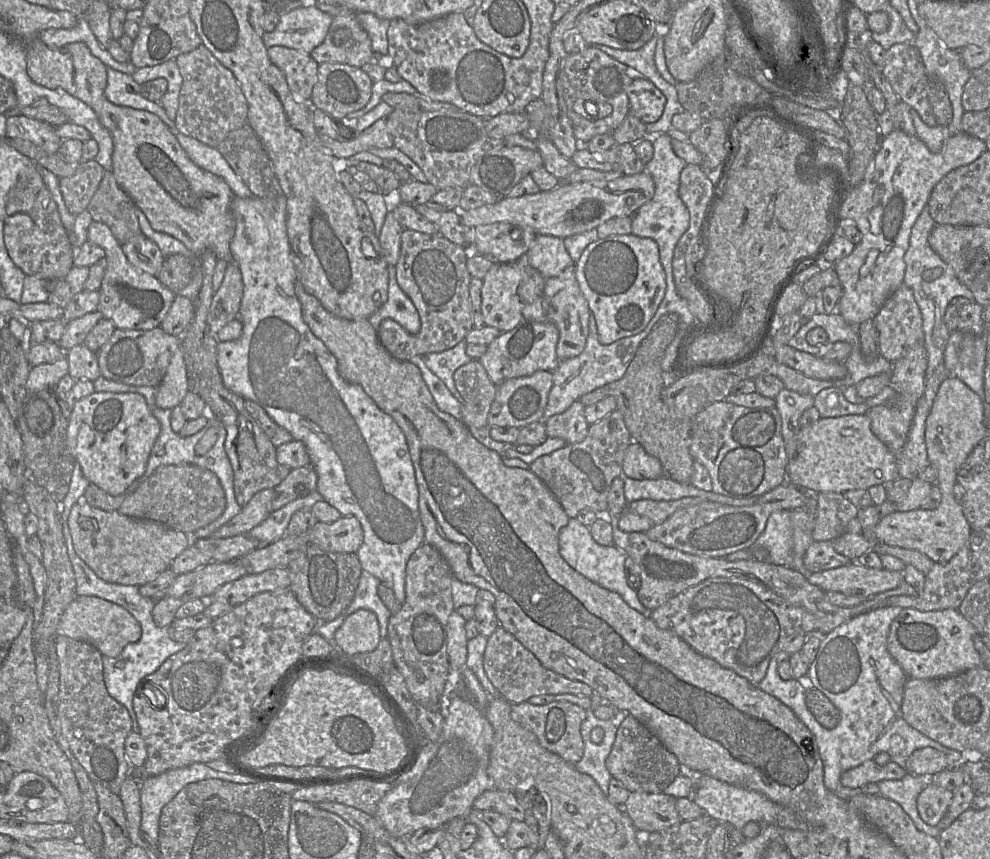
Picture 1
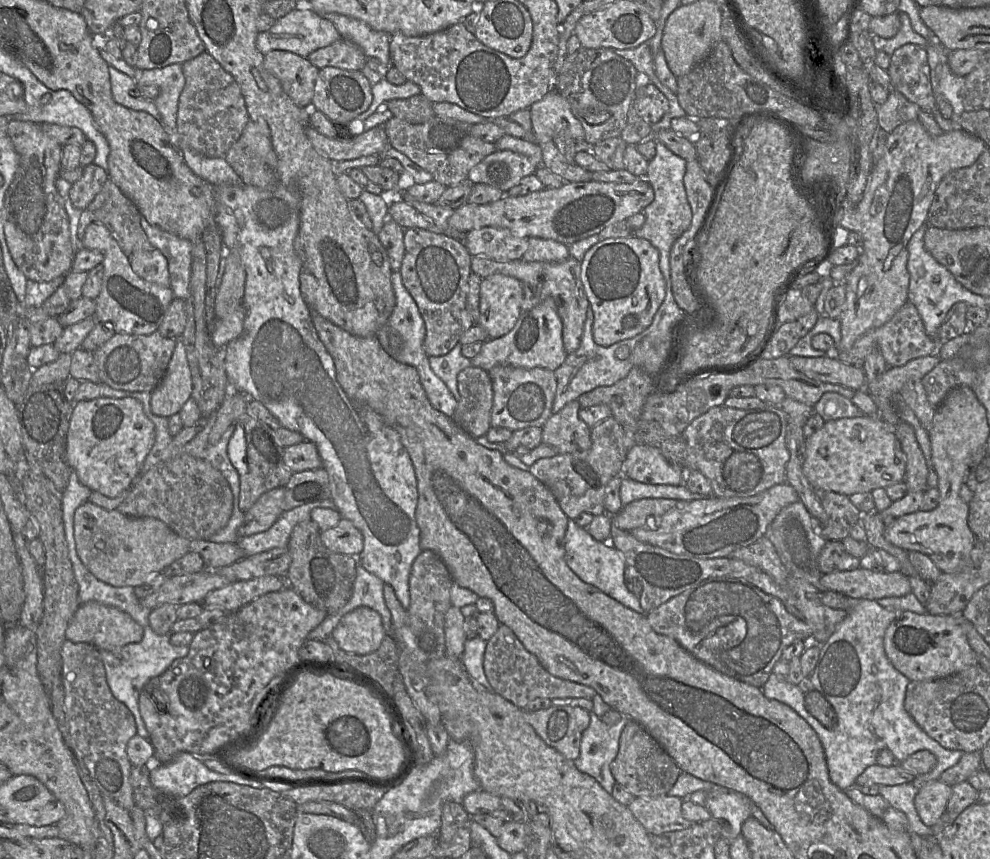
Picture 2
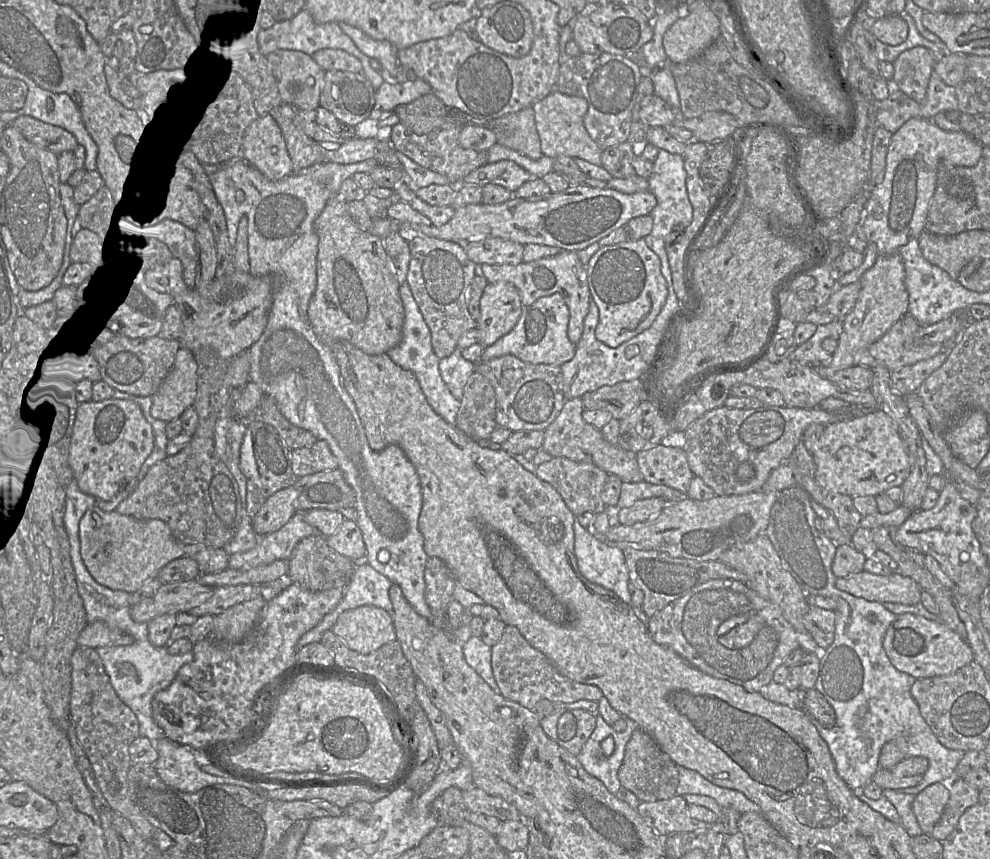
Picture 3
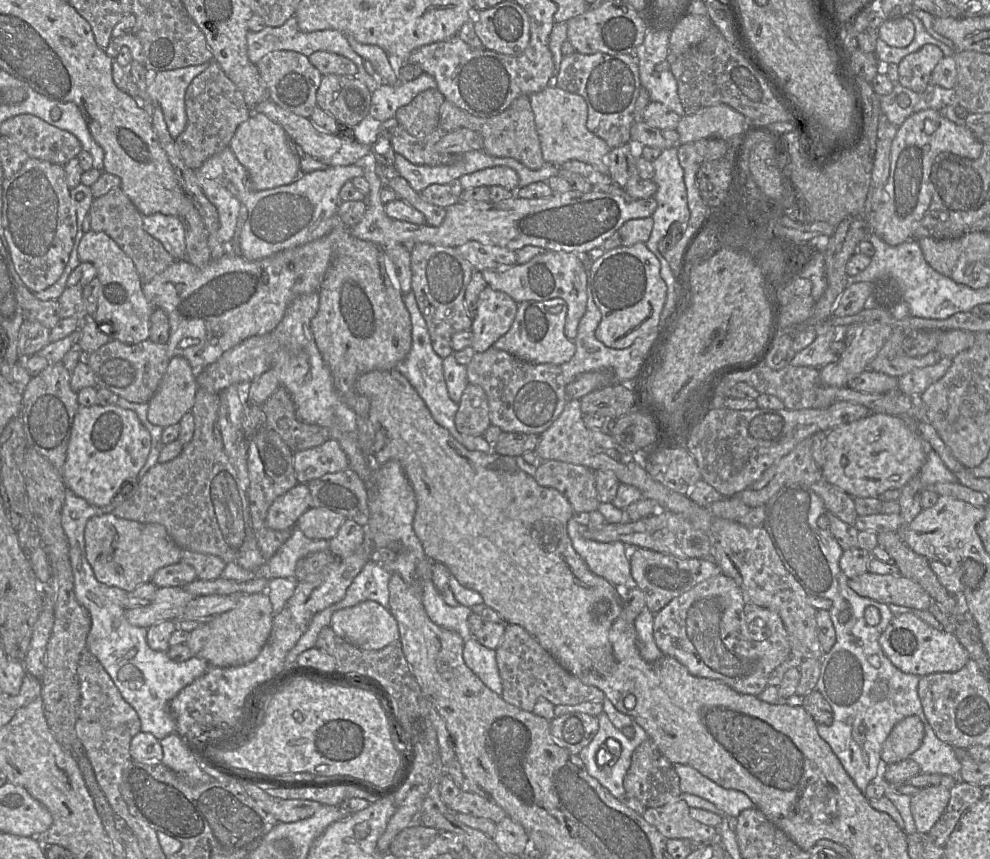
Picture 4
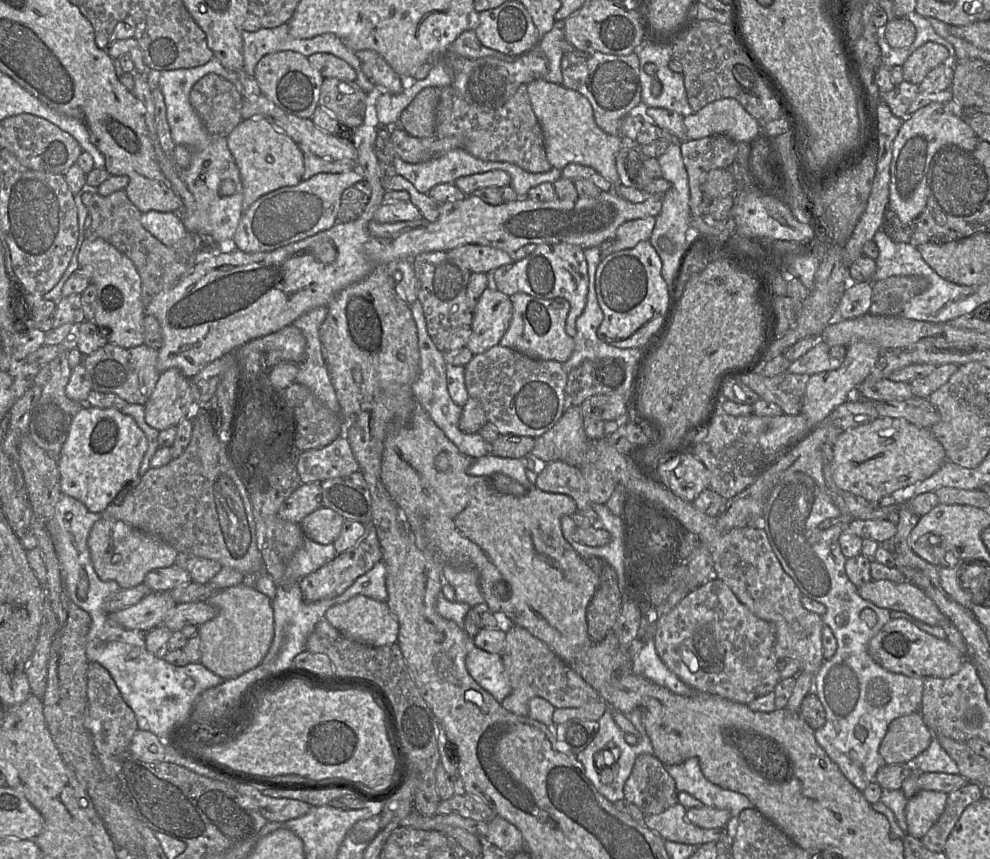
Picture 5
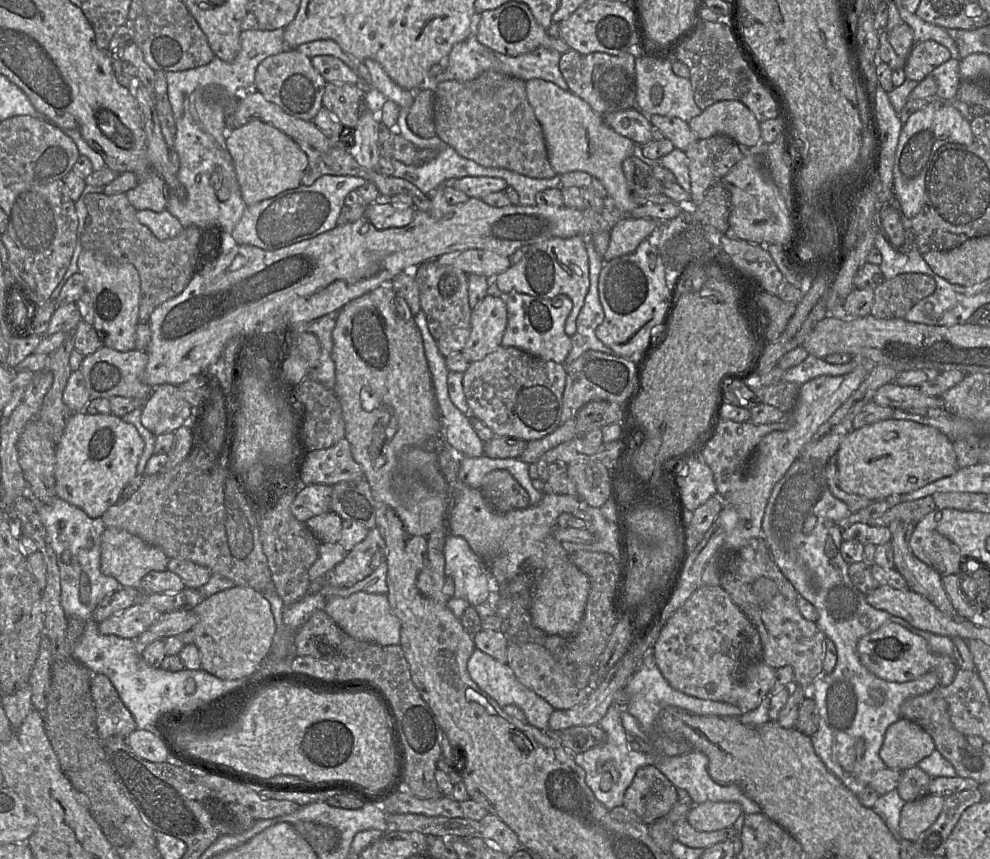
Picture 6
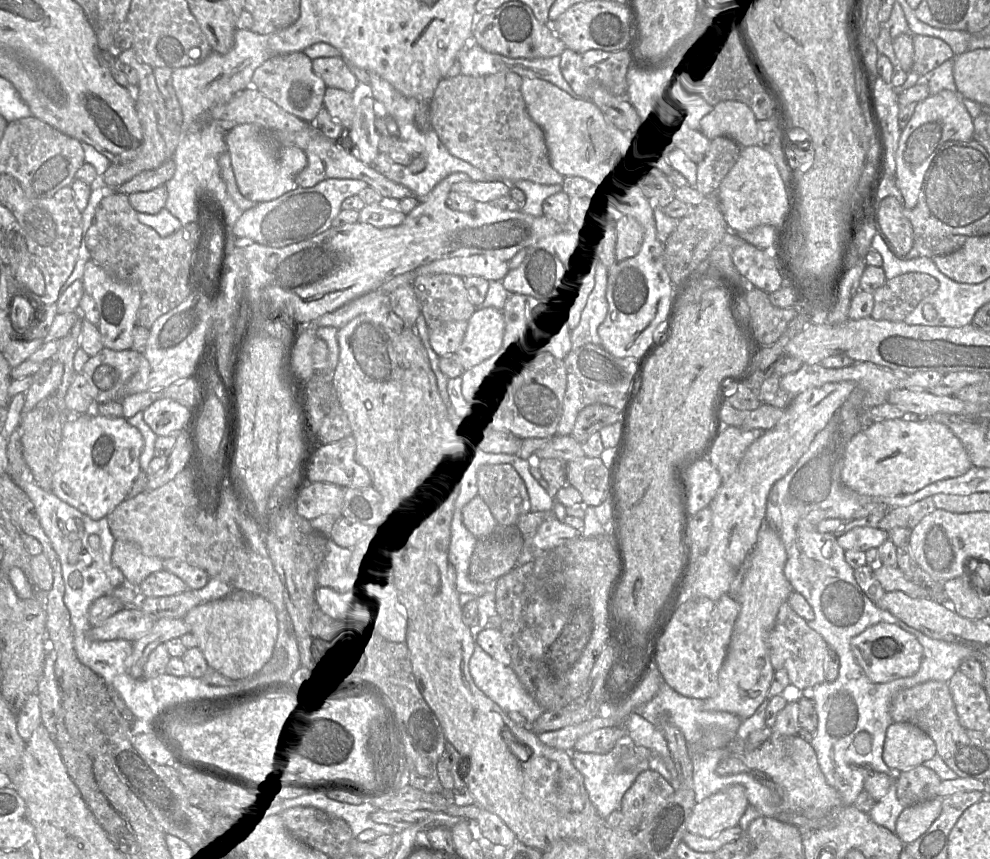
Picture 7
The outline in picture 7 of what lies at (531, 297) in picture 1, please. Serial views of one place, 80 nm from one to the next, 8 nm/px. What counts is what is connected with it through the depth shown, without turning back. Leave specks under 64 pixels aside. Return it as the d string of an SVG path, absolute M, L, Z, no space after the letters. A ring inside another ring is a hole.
M493 307L476 308L457 354L465 370L491 357L503 347L504 317Z

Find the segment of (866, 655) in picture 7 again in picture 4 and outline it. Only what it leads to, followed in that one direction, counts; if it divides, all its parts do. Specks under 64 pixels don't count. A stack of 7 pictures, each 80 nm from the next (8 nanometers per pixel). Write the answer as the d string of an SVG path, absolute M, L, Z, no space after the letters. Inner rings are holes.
M908 613L894 616L880 637L880 645L895 667L917 676L957 672L970 660L969 653L953 633L936 630Z

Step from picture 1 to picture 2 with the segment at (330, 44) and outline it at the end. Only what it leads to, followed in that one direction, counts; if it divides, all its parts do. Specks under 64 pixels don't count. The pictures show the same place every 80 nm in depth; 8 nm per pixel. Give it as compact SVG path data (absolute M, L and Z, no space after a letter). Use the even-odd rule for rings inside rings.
M340 38L329 46L313 51L307 58L318 69L331 66L359 71L368 60L358 45L345 38Z

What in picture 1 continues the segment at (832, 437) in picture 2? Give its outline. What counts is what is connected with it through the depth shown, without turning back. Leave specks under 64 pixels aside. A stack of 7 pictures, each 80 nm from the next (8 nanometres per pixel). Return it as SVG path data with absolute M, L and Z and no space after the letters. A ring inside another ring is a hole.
M866 414L820 418L811 426L802 428L796 454L786 466L786 481L813 493L843 494L848 490L867 490L898 477L897 455L875 436Z

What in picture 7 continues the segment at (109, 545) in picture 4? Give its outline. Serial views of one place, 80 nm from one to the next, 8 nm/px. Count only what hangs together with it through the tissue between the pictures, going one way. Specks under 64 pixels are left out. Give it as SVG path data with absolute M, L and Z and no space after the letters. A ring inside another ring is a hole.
M120 539L115 540L111 556L112 564L121 570L125 582L136 588L150 574L163 570L162 560L148 556L137 545Z

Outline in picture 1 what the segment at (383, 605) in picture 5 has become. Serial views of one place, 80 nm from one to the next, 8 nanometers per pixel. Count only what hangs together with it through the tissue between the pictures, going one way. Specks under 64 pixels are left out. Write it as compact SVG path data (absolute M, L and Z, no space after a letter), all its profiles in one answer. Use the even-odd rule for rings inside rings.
M366 609L357 610L345 619L334 638L347 655L375 650L382 639L376 614Z

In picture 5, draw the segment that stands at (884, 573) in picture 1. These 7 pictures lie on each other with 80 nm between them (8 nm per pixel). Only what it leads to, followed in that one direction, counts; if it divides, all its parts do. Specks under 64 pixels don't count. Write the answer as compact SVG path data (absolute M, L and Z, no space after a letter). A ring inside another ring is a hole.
M871 580L859 587L858 593L877 607L908 613L930 626L942 627L946 618L929 596L909 581Z

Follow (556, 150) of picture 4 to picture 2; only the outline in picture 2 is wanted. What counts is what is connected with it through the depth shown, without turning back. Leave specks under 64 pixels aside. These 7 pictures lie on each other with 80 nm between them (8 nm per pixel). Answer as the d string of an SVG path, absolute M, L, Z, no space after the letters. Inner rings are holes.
M556 89L533 103L529 111L537 143L553 141L554 137L572 137L581 148L589 149L580 121L573 114L570 103Z

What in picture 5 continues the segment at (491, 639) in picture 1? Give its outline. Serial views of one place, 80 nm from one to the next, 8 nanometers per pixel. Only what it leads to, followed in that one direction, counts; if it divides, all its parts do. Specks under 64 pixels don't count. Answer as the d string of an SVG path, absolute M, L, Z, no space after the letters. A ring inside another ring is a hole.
M512 625L506 631L505 648L501 658L511 684L511 692L501 704L514 714L528 716L529 701L533 697L542 697L555 708L576 708L600 697L590 684L564 663L543 641L521 626Z

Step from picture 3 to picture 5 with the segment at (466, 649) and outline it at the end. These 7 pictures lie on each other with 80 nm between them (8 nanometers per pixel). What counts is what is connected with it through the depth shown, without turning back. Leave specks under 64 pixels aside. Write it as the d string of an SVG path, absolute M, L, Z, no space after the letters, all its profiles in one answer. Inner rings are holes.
M472 644L466 656L466 668L473 679L498 702L510 694L511 684L499 654L487 652Z

